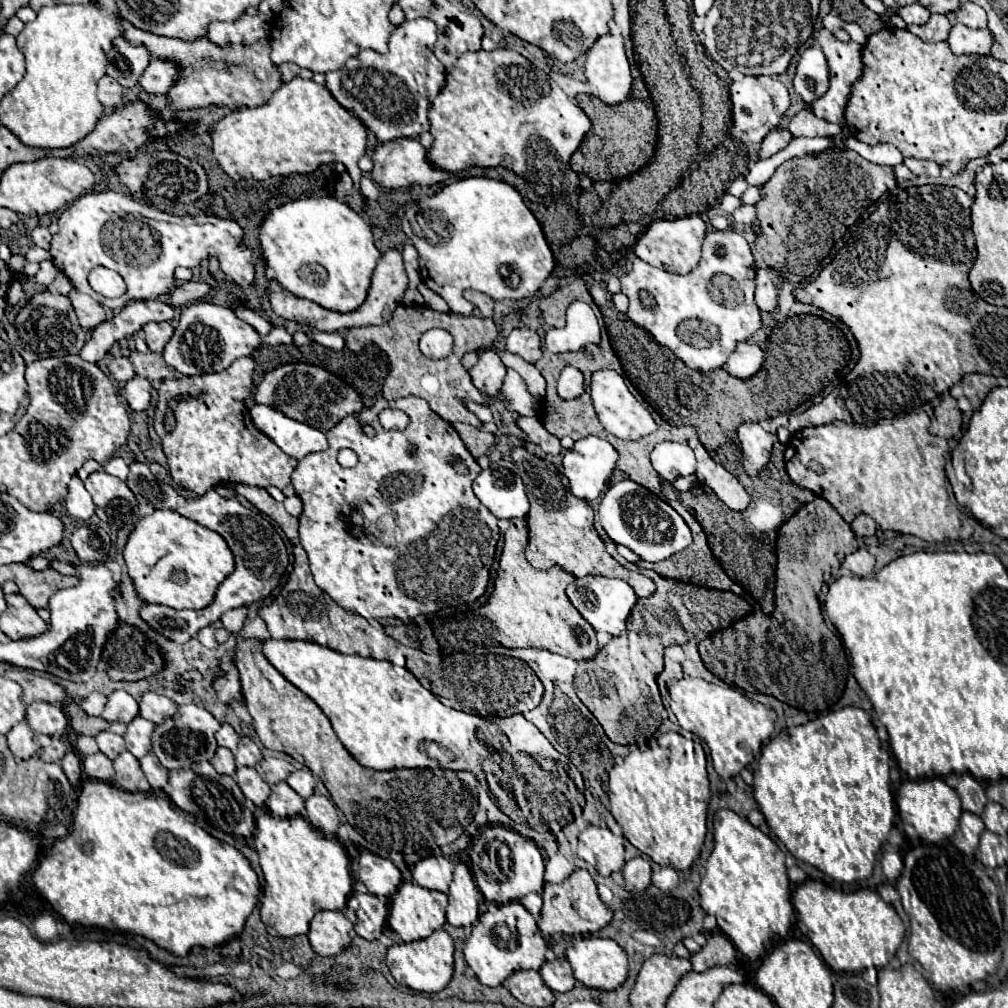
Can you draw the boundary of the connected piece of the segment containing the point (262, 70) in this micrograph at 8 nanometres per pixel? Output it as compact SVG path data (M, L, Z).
M122 20L122 30L124 30L122 36L126 40L130 40L132 44L144 44L152 56L170 58L184 66L180 80L168 92L168 102L176 110L208 106L208 104L224 104L230 108L254 108L254 106L266 104L268 98L272 96L272 92L282 84L278 66L272 64L272 60L268 58L270 42L266 38L258 40L252 46L220 48L206 38L200 38L194 42L184 42L178 38L156 36L156 34L134 28L126 20Z

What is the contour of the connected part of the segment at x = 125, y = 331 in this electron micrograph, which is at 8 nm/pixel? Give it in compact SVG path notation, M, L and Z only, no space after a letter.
M144 300L144 302L132 302L120 310L112 320L106 320L98 324L90 340L80 350L80 356L88 362L100 362L112 348L114 342L120 338L140 332L148 322L162 322L172 320L174 310L162 300Z

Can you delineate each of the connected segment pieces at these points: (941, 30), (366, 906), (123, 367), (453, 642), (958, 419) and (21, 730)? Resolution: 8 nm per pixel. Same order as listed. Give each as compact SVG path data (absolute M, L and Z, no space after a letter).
M932 14L930 20L924 26L912 26L908 28L912 34L922 38L924 42L942 42L948 38L950 30L950 20L942 14Z
M352 893L351 895L352 898L350 900L348 898L348 906L350 912L354 912L358 918L358 922L354 924L356 934L362 936L364 940L380 938L388 916L386 904L374 894Z
M124 356L112 358L112 360L108 362L108 370L110 370L112 378L114 378L116 382L120 382L120 384L124 384L124 382L128 382L128 380L132 380L132 378L136 376L132 362L130 362L128 358L124 358Z
M512 518L508 530L504 532L504 548L502 556L498 560L498 570L496 570L496 580L494 580L494 590L488 598L488 602L476 610L466 610L458 614L444 614L444 610L430 614L430 624L434 630L434 636L438 641L442 652L452 654L452 650L474 650L474 648L492 648L492 646L506 646L506 648L544 648L550 652L556 652L560 656L568 656L572 660L588 660L598 652L596 644L596 632L584 618L580 618L580 612L568 602L566 596L566 586L574 580L568 572L564 572L560 566L540 572L528 564L524 558L524 548L528 544L528 528L524 518Z
M950 394L942 395L940 406L934 410L930 432L940 438L954 438L954 440L962 436L962 412Z
M26 722L16 724L8 734L8 748L12 750L12 754L20 760L28 760L30 756L34 756L38 752L38 740L32 732L32 728Z

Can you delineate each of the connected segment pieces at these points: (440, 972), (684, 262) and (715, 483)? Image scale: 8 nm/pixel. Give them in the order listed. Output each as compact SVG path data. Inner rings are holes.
M436 930L424 940L408 942L408 944L394 944L388 948L386 964L394 976L394 980L402 986L408 986L416 992L440 992L452 980L454 972L454 940L446 930Z
M686 216L676 220L654 220L642 238L636 242L634 252L640 260L664 268L674 274L688 274L700 262L700 248L706 236L706 222L700 216Z
M692 440L690 446L696 452L696 460L698 460L698 470L696 470L698 480L702 484L710 486L718 494L718 498L732 510L744 510L748 506L750 498L748 498L746 490L738 484L738 480L730 472L726 472L720 464L716 464L700 442L694 444L694 440Z

